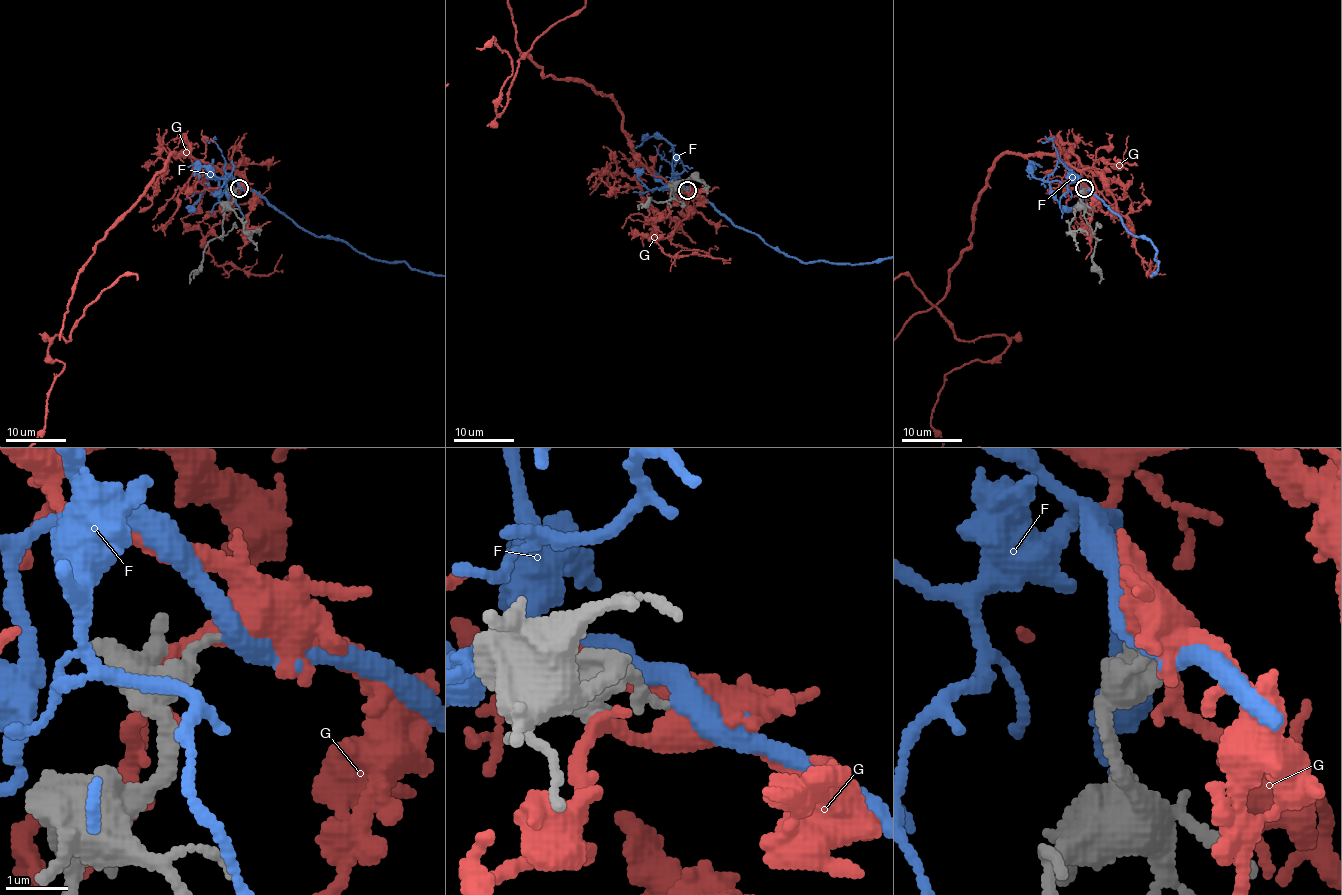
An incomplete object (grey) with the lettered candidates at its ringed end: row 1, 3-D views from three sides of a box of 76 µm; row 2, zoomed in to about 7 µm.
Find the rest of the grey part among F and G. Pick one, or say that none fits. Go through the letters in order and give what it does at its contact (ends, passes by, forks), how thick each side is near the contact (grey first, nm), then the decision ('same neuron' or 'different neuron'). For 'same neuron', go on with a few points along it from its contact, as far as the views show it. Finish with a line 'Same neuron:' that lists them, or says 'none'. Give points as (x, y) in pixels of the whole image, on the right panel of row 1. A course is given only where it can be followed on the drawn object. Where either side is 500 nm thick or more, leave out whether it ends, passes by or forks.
F: it passes by; calibres 170 and 360 nm; same neuron
G: it passes by; calibres 170 and 480 nm; different neuron
Same neuron: F

